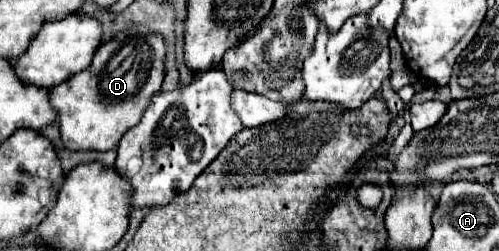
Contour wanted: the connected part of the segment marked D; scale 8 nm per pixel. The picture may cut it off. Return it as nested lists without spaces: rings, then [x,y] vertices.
[[[131,25],[103,43],[93,63],[51,89],[51,105],[59,111],[61,137],[73,151],[109,151],[145,113],[165,77],[165,39],[145,25]]]

